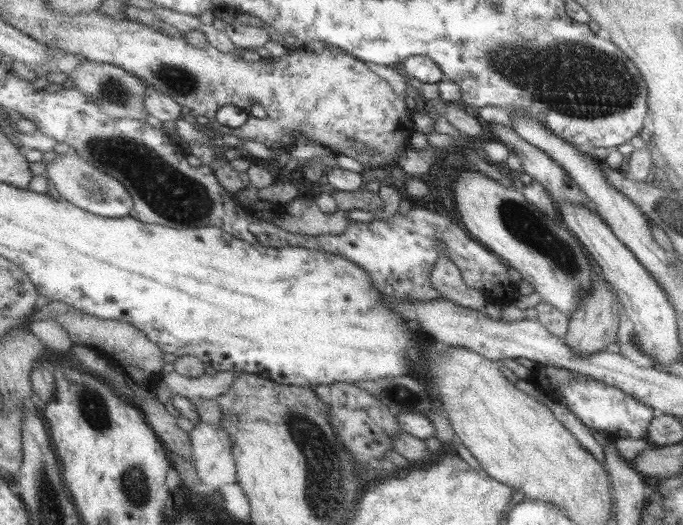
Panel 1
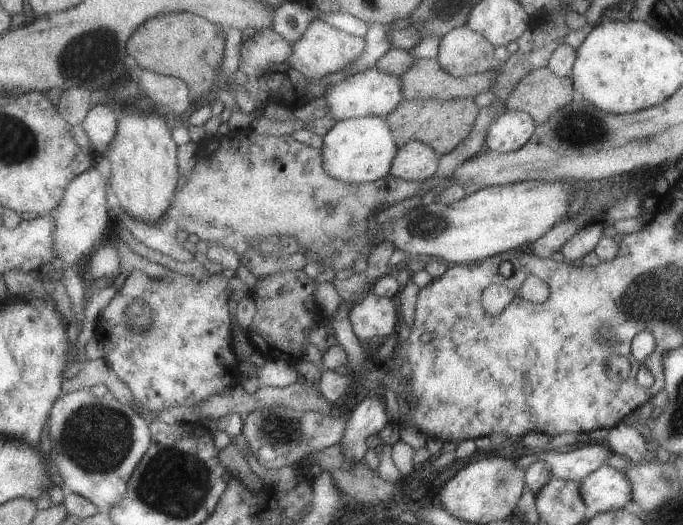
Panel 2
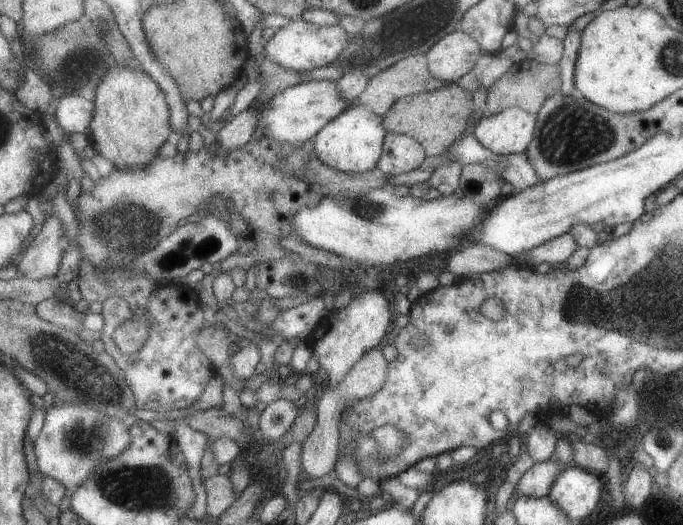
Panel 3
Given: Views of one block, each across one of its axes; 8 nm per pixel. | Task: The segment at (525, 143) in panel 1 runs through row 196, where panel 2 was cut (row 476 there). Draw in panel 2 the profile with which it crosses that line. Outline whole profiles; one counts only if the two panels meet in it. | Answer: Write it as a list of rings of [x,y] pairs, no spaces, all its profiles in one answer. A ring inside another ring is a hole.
[[[588,441],[570,452],[541,450],[541,460],[546,462],[555,479],[570,481],[583,480],[590,472],[606,464],[611,450],[600,444],[600,441]]]

